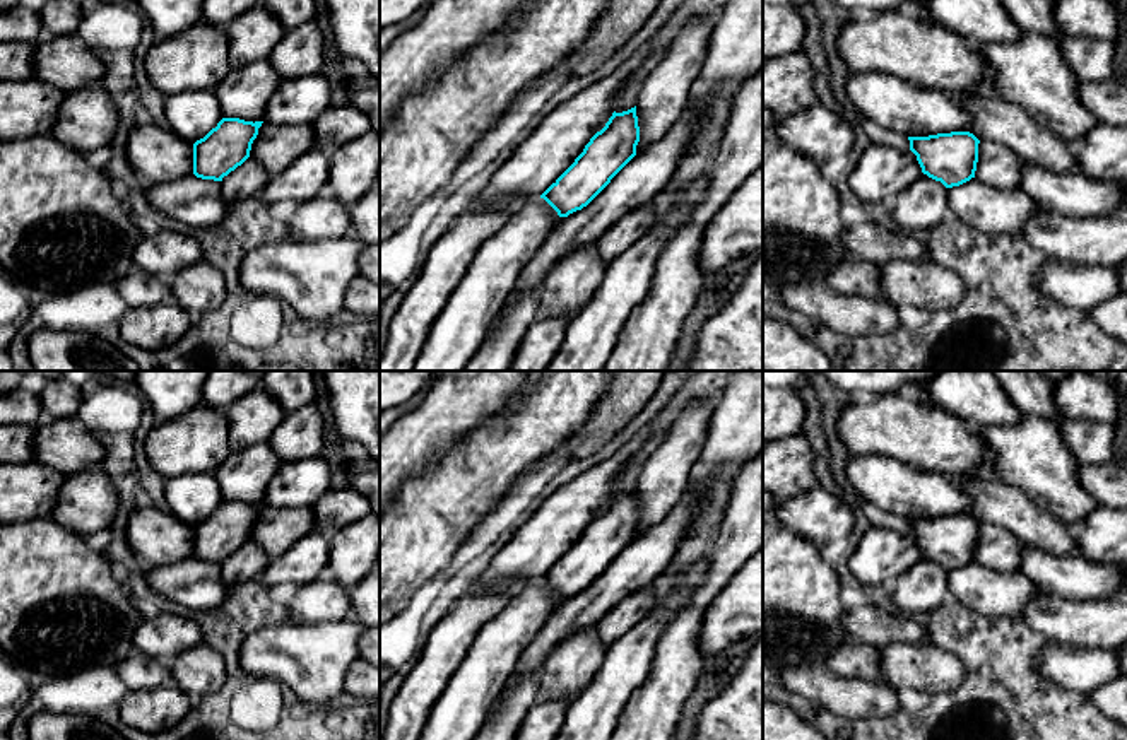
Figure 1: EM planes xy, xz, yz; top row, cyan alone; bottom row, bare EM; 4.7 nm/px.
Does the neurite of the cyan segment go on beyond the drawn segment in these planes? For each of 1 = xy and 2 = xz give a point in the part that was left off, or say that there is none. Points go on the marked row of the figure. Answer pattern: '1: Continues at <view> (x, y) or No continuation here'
1: No continuation here
2: No continuation here

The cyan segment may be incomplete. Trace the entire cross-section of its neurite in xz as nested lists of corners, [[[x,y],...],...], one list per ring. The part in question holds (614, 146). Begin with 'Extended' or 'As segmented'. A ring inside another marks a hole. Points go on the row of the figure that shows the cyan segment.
As segmented. [[[636,106],[612,113],[575,162],[540,195],[559,217],[587,207],[636,156],[640,126]]]

